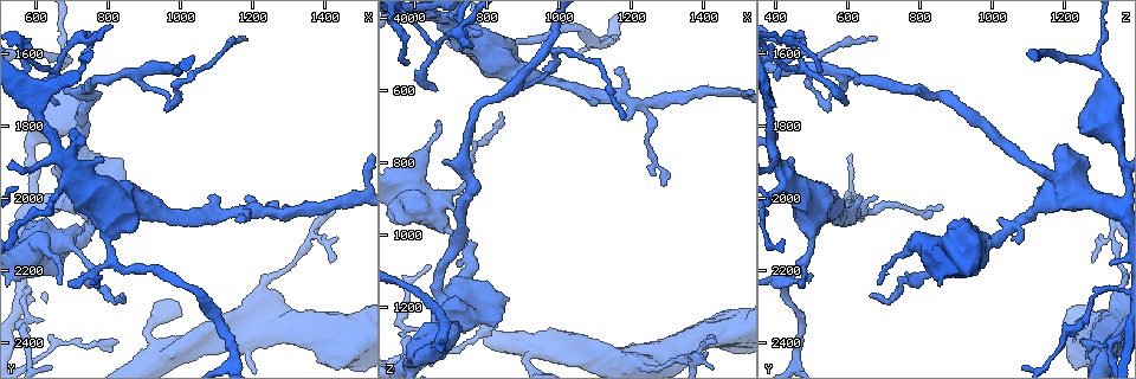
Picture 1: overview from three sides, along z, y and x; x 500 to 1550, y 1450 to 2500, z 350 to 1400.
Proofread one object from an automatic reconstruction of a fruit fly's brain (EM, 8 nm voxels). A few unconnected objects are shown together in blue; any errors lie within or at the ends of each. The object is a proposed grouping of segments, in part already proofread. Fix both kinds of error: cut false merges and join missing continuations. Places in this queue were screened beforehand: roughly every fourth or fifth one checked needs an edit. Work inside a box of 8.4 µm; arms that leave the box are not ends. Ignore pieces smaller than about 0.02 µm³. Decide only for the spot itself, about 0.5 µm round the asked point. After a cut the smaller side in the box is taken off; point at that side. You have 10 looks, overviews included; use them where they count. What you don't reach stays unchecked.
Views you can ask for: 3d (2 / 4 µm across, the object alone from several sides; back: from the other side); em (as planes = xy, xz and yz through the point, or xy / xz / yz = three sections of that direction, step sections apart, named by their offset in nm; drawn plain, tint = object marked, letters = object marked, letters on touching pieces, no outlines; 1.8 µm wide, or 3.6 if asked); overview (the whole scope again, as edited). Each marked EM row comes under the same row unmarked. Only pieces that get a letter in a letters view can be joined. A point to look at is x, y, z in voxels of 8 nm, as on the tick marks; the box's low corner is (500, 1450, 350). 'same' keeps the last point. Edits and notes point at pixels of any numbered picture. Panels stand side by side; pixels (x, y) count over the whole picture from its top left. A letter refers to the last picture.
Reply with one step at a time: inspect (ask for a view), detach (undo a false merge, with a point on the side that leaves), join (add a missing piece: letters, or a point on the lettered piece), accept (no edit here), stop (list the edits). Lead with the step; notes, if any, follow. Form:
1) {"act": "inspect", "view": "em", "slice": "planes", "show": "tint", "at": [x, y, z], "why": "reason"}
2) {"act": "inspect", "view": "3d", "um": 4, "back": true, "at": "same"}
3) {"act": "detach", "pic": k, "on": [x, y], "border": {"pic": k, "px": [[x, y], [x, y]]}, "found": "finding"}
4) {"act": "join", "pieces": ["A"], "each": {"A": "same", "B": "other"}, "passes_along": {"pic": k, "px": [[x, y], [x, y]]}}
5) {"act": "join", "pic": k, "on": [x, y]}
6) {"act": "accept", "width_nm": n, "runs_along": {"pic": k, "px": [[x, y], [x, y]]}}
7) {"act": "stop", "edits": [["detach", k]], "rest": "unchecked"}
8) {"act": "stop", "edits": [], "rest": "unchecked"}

{"act": "inspect", "view": "em", "slice": "xy", "step": 4, "show": "tint", "at": [810, 2165, 485], "why": "three-way junction"}

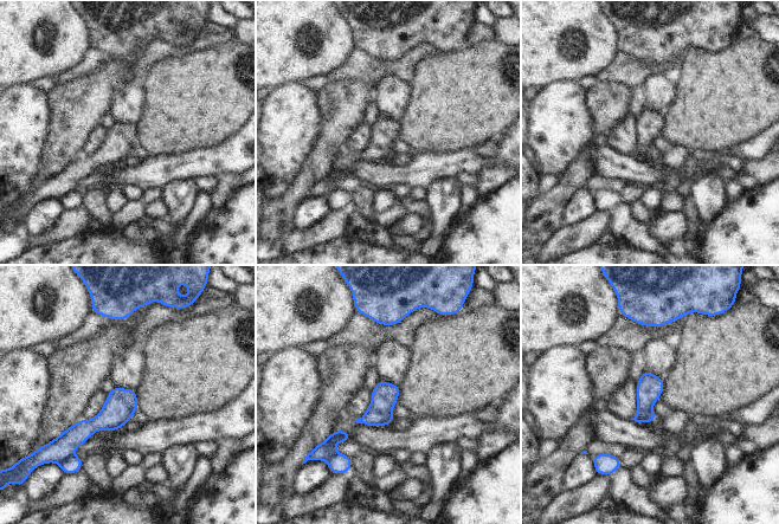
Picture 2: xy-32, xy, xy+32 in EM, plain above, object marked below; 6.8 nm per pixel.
{"act": "inspect", "view": "em", "slice": "planes", "show": "letters", "at": "same", "why": "cut it another way"}

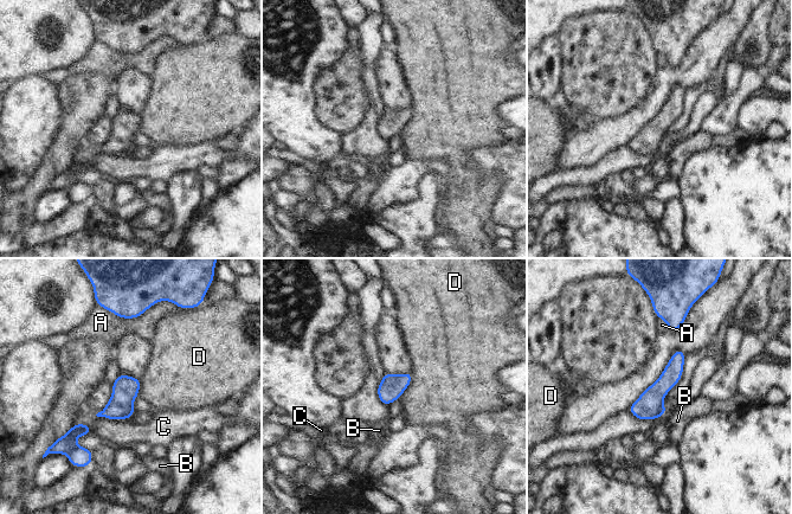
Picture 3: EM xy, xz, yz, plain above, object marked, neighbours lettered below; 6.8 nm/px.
{"act": "detach", "pic": 3, "on": [78, 456], "each": {"A": "other", "B": "other", "C": "other", "D": "other"}, "found": "two neurons meet here"}

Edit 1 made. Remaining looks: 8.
{"act": "inspect", "view": "em", "slice": "xz", "step": 8, "show": "letters", "at": [660, 1730, 600], "why": "tapers out"}

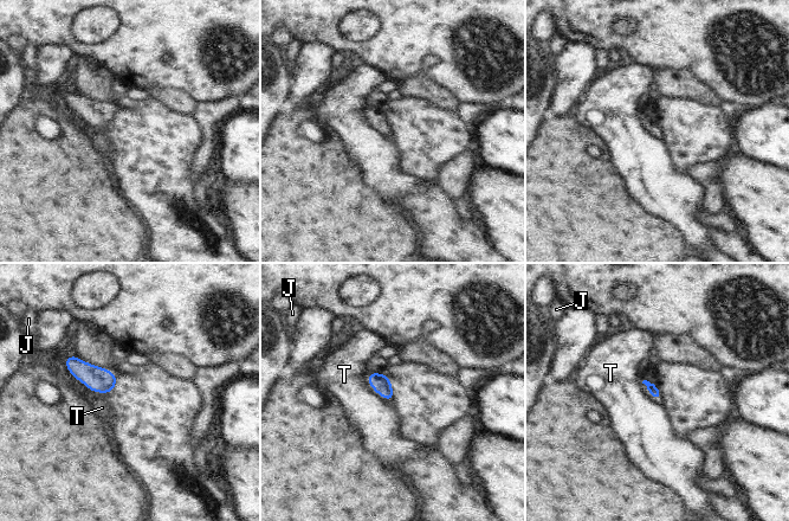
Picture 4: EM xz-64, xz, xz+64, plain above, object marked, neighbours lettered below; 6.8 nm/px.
{"act": "inspect", "view": "em", "slice": "planes", "show": "letters", "at": "same", "why": "cut it another way"}

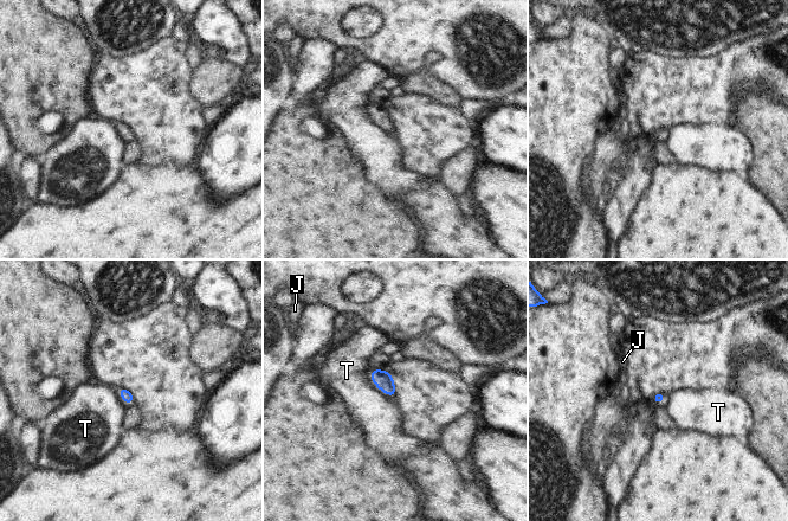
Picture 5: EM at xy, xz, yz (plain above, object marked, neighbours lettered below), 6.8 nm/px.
{"act": "accept", "longest_contact_nm": ["T", 180], "each": {"J": "other", "T": "other"}, "found": "no lettered piece goes on from it"}

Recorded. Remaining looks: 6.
{"act": "inspect", "view": "em", "um": 3.6, "slice": "planes", "show": "tint", "at": [730, 1940, 435]}

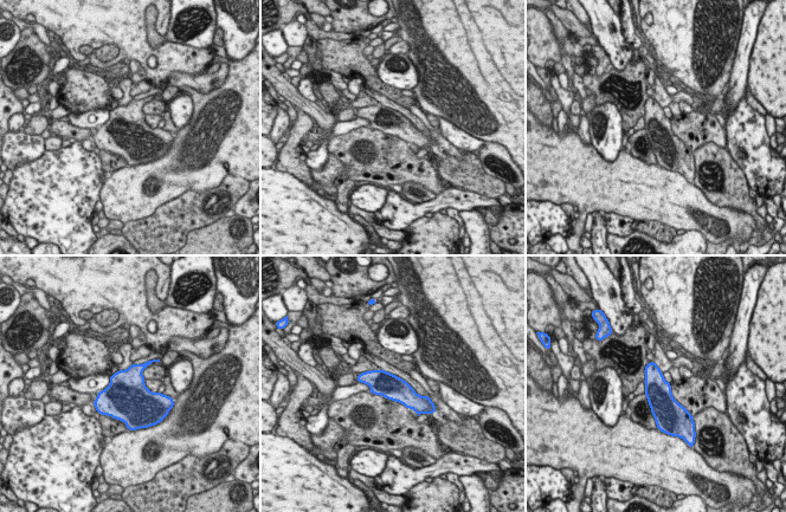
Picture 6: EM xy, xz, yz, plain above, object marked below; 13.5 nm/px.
{"act": "inspect", "view": "em", "um": 3.6, "slice": "planes", "show": "letters", "at": "same"}

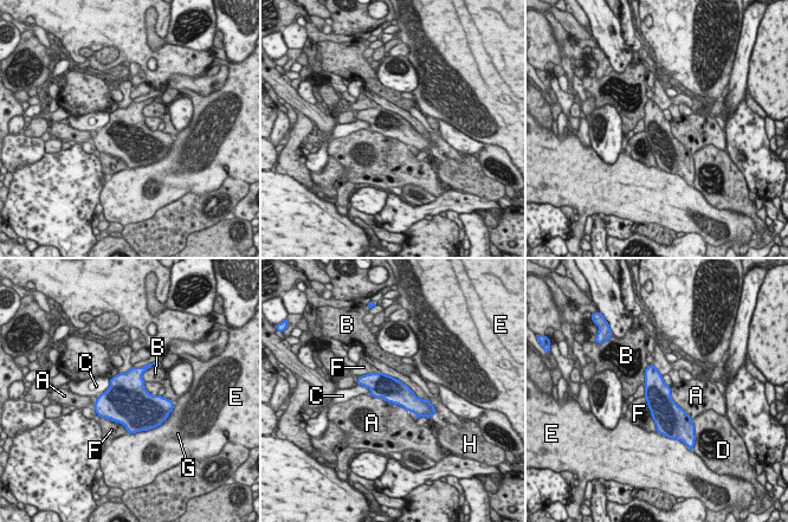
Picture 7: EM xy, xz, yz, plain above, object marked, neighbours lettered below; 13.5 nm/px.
{"act": "accept", "width_nm": 340, "each": {"A": "other", "B": "other", "C": "other", "D": "other", "E": "other", "F": "other", "G": "other", "H": "other"}, "runs_along": {"pic": 7, "px": [[361, 380], [425, 401]]}, "found": "continuous, no second neuron"}

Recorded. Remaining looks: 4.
{"act": "inspect", "view": "em", "slice": "xz", "step": 4, "show": "letters", "at": [835, 2400, 1250], "why": "tapers out"}

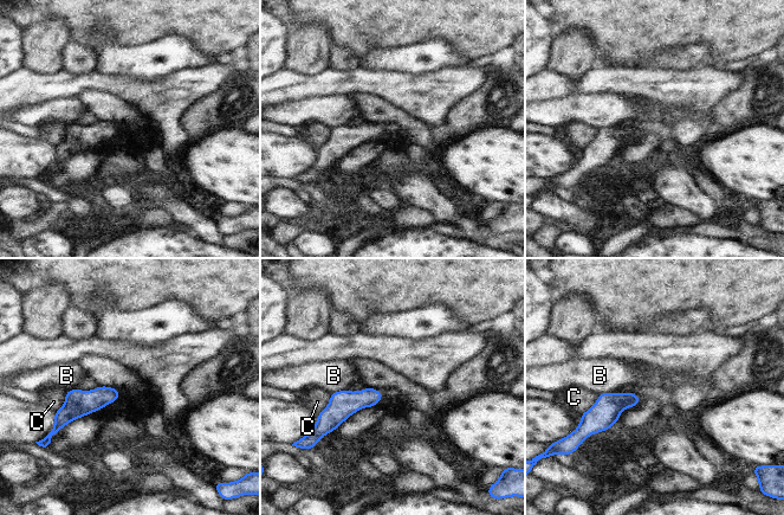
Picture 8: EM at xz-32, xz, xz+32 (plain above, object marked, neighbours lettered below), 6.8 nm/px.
{"act": "inspect", "view": "em", "slice": "planes", "show": "letters", "at": "same", "why": "cut it another way"}

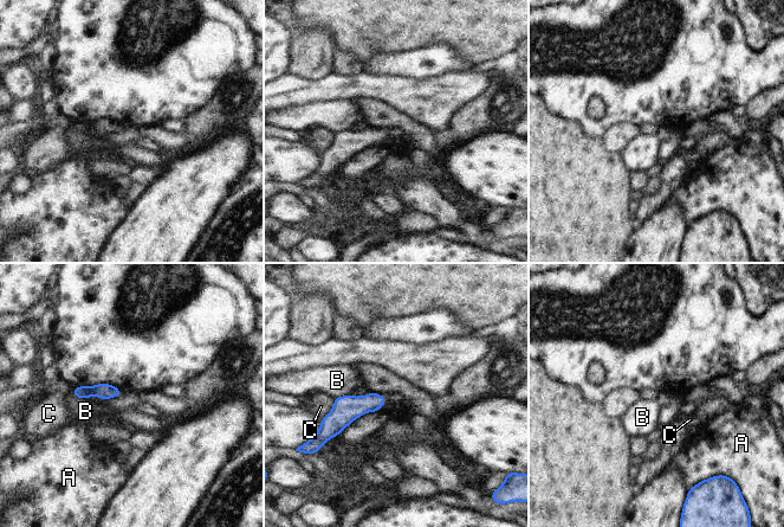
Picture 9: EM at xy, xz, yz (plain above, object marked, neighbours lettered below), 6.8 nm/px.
{"act": "accept", "width_nm": 100, "each": {"A": "other", "B": "other", "C": "other"}, "found": "no lettered piece goes on from it"}

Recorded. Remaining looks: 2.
{"act": "stop", "edits": [["detach", 3]], "rest": "unchecked"}

